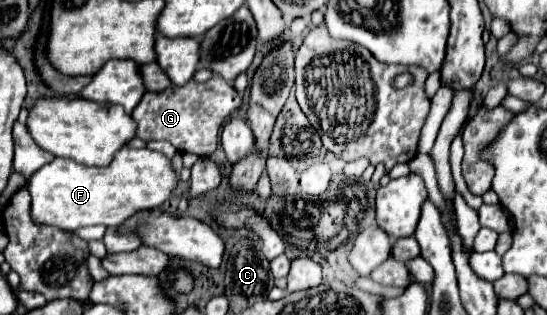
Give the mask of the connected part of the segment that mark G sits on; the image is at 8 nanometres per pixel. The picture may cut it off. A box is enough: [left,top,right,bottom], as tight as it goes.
[133,75,241,157]

